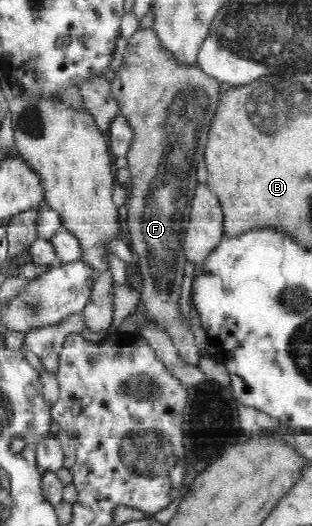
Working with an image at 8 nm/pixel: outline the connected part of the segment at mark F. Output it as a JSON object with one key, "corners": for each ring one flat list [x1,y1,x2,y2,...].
{"corners":[[139,29,127,38,122,66,110,79,110,87,120,108,132,127,134,137,125,157,131,173,130,205,128,205,127,225,130,233,131,248,141,273,141,302,148,317,155,325,164,330,173,341,178,355,186,363,197,366,200,352,196,346,196,337,186,318,180,312,180,294,184,264,187,262,183,241,186,222,190,216,190,205,197,187,198,167,204,163,204,153,210,131,210,123,218,109,218,103,226,90,218,80,211,80,202,72,198,63,179,65,174,56,160,45,155,31]]}

